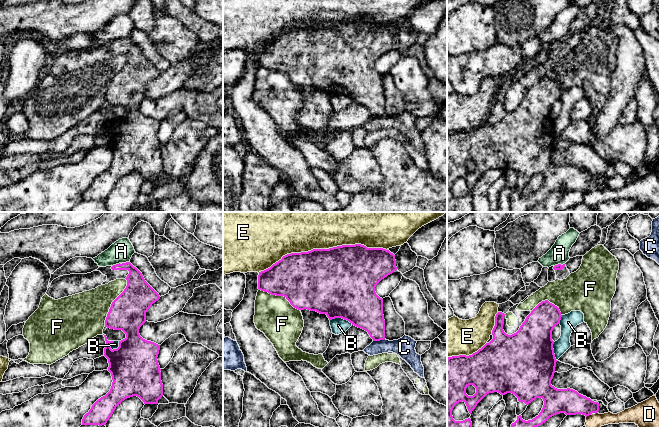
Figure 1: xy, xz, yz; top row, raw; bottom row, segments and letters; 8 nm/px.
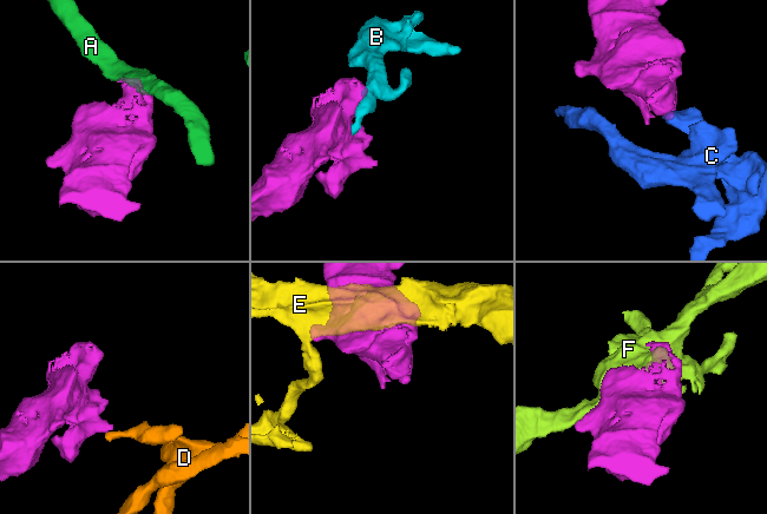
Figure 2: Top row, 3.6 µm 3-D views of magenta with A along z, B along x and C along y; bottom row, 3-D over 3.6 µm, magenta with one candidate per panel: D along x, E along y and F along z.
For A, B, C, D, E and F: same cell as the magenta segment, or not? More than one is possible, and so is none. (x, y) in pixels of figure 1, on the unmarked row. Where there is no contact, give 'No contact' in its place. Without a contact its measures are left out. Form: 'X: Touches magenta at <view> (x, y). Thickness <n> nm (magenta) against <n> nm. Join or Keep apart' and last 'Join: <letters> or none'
A: Touches magenta at xy (126, 38). Thickness 200 nm (magenta) against 180 nm. Keep apart
B: Touches magenta at xz (341, 93). Thickness 500 nm (magenta) against 130 nm. Keep apart
C: Touches magenta at xz (378, 116). Thickness 280 nm (magenta) against 160 nm. Keep apart
D: Touches magenta at yz (588, 191). Thickness 200 nm (magenta) against 120 nm. Keep apart
E: Touches magenta at xz (322, 25). Thickness 500 nm (magenta) against 240 nm. Keep apart
F: Touches magenta at xy (112, 78). Thickness 280 nm (magenta) against 340 nm. Keep apart
Join: none

